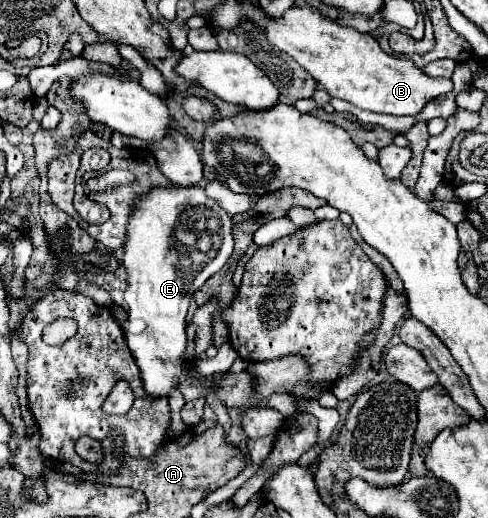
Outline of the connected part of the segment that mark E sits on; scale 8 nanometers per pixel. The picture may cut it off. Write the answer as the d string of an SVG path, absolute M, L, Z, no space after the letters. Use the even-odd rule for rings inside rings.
M172 187L172 189L152 189L144 199L140 199L132 211L128 223L128 237L124 247L122 265L128 271L128 321L122 323L126 343L134 355L140 369L142 389L148 399L170 397L178 389L180 377L186 369L186 311L196 289L204 285L214 273L218 273L228 257L232 255L232 217L220 209L210 197L206 197L202 187Z

